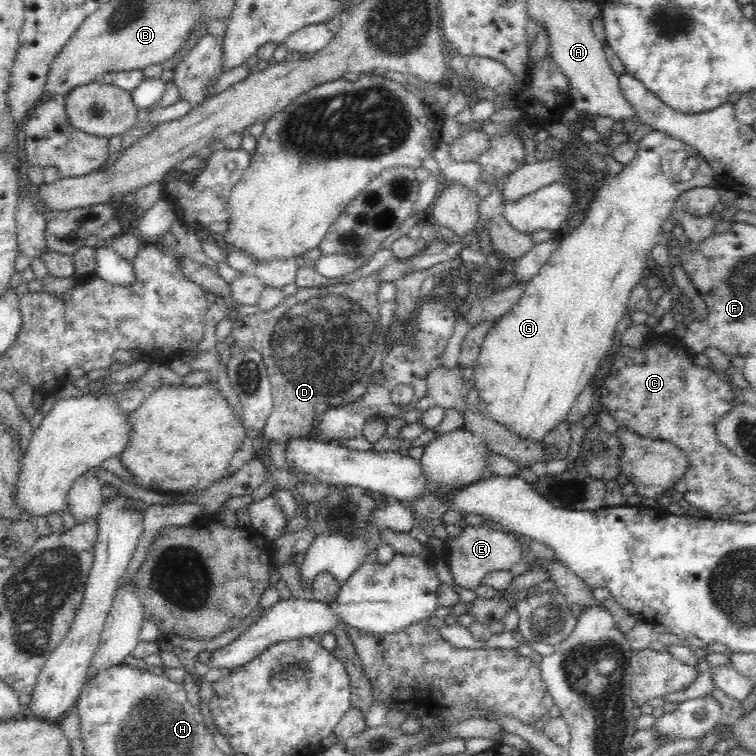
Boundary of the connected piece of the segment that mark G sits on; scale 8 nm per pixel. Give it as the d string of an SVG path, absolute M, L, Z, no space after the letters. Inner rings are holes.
M652 129L638 141L636 156L616 176L602 175L592 189L592 202L582 224L570 233L559 235L558 249L544 267L526 284L524 295L506 315L493 322L482 342L474 368L474 388L478 391L476 409L488 415L512 433L542 442L543 436L567 414L579 395L590 382L610 350L616 326L622 320L630 294L642 280L652 249L661 242L662 225L670 219L675 202L690 188L715 185L715 174L706 159L698 156L692 146L676 142L668 133ZM682 150L689 158L685 170L665 167L674 153Z

